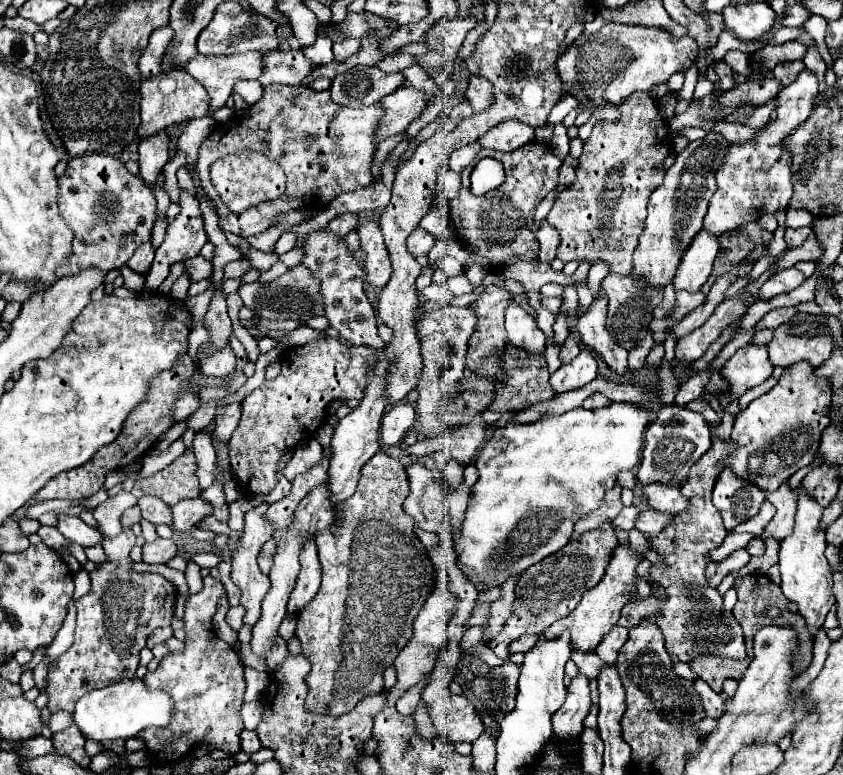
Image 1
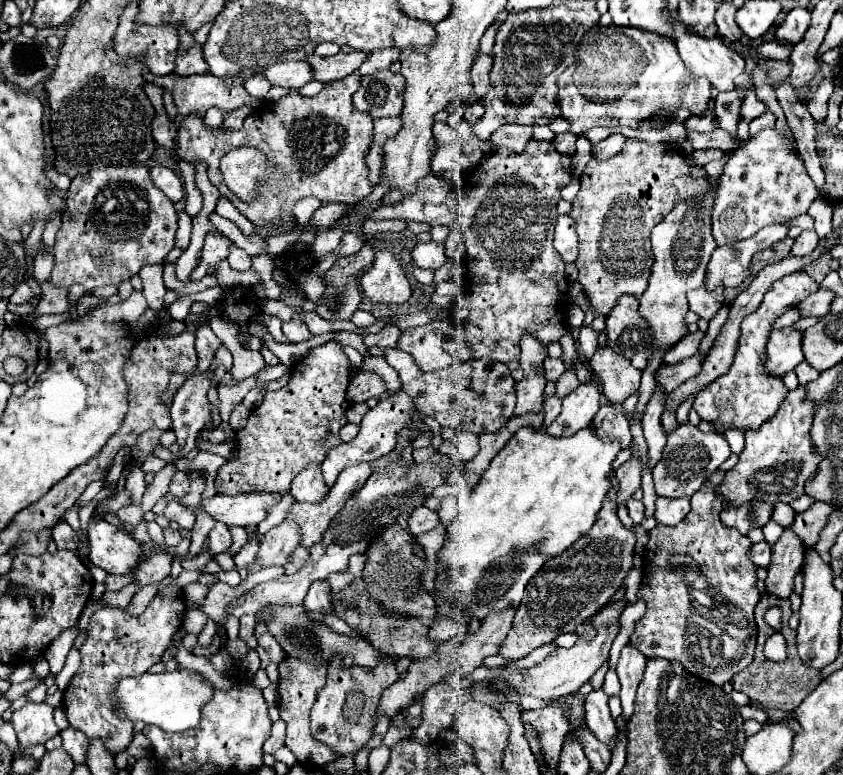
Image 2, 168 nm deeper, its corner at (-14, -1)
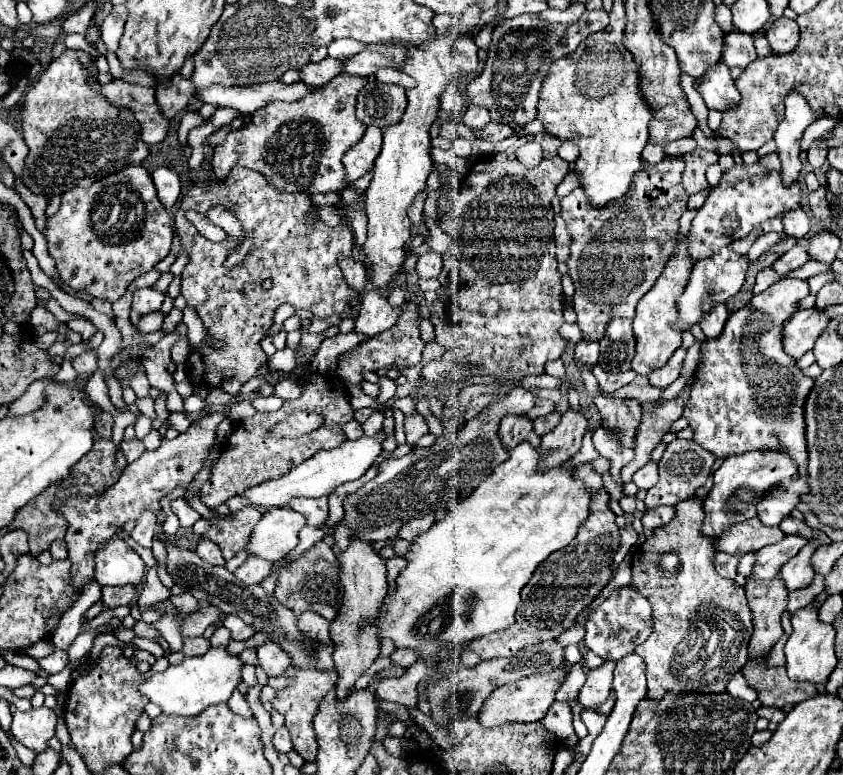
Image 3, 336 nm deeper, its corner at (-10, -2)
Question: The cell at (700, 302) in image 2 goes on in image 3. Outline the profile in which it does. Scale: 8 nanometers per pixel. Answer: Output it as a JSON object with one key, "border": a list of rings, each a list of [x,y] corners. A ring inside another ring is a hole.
{"border":[[[716,305],[716,309],[712,309],[712,313],[708,313],[708,317],[704,317],[700,327],[702,327],[706,339],[716,339],[722,333],[728,315],[730,313],[728,313],[726,305]]]}

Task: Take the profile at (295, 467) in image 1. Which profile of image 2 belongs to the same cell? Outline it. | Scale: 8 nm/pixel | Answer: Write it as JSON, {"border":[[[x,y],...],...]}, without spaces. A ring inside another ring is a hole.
{"border":[[[308,462],[304,470],[300,470],[294,480],[290,494],[298,502],[320,502],[328,494],[328,488],[324,488],[324,478],[320,472],[320,462]]]}

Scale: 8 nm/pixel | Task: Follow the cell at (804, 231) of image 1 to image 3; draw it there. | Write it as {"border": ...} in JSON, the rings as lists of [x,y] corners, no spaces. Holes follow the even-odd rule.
{"border":[[[798,241],[796,247],[792,247],[788,253],[784,253],[784,255],[772,265],[772,269],[774,269],[778,275],[786,277],[790,271],[802,267],[806,261],[808,261],[808,253],[804,253],[804,241]]]}

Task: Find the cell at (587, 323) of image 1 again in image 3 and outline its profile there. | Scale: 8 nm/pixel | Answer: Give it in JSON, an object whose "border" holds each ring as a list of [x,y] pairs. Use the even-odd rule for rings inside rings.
{"border":[[[604,393],[594,399],[594,405],[600,411],[602,427],[616,433],[624,447],[634,449],[636,431],[642,419],[642,407],[636,405],[636,401],[614,401],[614,397]]]}

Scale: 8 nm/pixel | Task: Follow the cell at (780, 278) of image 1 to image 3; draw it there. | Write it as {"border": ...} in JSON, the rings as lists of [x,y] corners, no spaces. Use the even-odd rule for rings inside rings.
{"border":[[[782,279],[768,287],[764,293],[754,295],[752,301],[742,307],[740,311],[734,311],[724,331],[718,339],[706,341],[700,347],[700,367],[692,379],[690,395],[684,401],[682,415],[688,419],[688,425],[694,431],[694,441],[702,445],[706,451],[710,451],[716,459],[726,459],[730,455],[742,455],[748,451],[780,451],[790,455],[798,465],[798,479],[796,481],[782,481],[780,485],[774,485],[762,501],[756,505],[758,519],[768,525],[776,527],[784,517],[788,517],[798,501],[800,495],[808,493],[808,445],[806,445],[806,423],[804,423],[804,405],[806,399],[814,387],[812,377],[806,377],[802,369],[796,367],[796,359],[792,359],[782,345],[782,327],[784,323],[798,311],[800,301],[810,293],[808,281],[802,279]]]}

